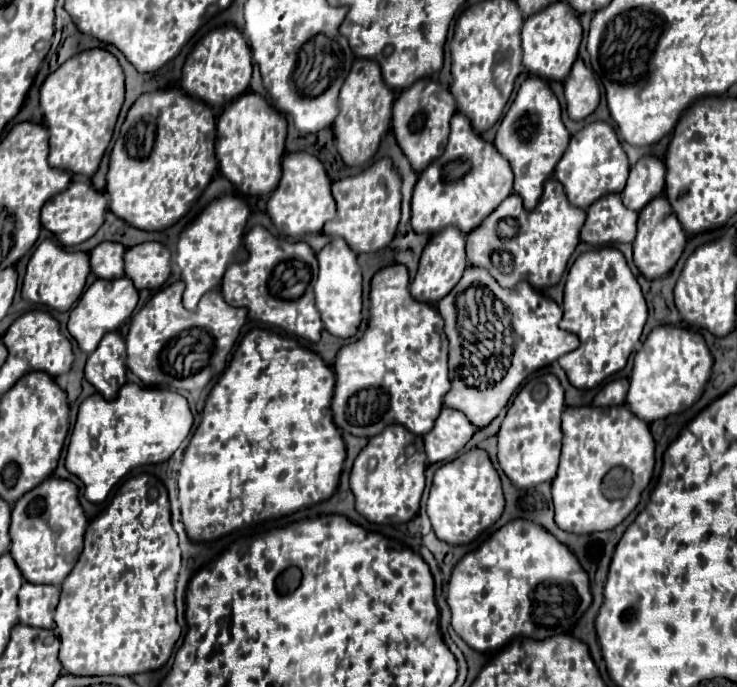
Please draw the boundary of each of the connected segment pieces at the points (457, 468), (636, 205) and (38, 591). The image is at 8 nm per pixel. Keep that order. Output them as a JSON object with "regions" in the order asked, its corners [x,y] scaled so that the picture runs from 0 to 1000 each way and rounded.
{"regions":[[[[639,654],[590,686],[585,718],[579,726],[579,750],[585,755],[590,779],[598,787],[612,793],[631,793],[680,753],[682,735],[685,726],[680,715],[680,697],[661,656]]],[[[870,229],[853,249],[851,269],[843,281],[845,298],[870,307],[886,287],[897,284],[902,272],[902,237],[894,229]]],[[[34,846],[26,857],[26,907],[72,916],[72,892],[77,878],[80,857],[75,852],[45,852]]]]}

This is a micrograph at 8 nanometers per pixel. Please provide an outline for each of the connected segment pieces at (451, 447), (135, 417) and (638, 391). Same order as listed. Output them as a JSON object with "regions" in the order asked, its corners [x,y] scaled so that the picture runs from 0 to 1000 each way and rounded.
{"regions":[[[[601,592],[598,604],[590,613],[590,622],[574,633],[579,671],[596,674],[612,668],[634,648],[642,630],[645,630],[645,619],[626,598]]],[[[183,557],[167,560],[161,575],[151,584],[129,572],[107,592],[102,624],[91,651],[88,680],[113,700],[115,723],[126,732],[137,732],[153,706],[178,683],[227,671],[256,633],[259,619],[262,604],[254,581],[243,572],[191,563]]],[[[894,473],[878,488],[872,505],[862,514],[851,592],[878,616],[924,601],[954,575],[965,540],[967,520],[951,485],[921,473]]]]}

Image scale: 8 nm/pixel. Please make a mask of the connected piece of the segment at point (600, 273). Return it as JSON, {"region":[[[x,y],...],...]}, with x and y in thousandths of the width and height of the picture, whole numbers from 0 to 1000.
{"region":[[[832,360],[788,368],[769,397],[764,464],[758,470],[761,479],[775,482],[788,493],[788,502],[780,511],[758,523],[775,560],[783,566],[802,566],[826,546],[843,540],[870,491],[875,467],[875,432],[870,432],[870,418],[845,368]]]}

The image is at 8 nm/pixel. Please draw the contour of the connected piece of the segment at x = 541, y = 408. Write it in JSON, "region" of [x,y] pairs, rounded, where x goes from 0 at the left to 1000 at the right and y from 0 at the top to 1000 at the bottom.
{"region":[[[750,543],[718,552],[696,581],[680,624],[674,630],[677,656],[674,671],[693,703],[716,712],[737,700],[750,700],[758,680],[761,659],[761,601],[767,595],[767,569]]]}

